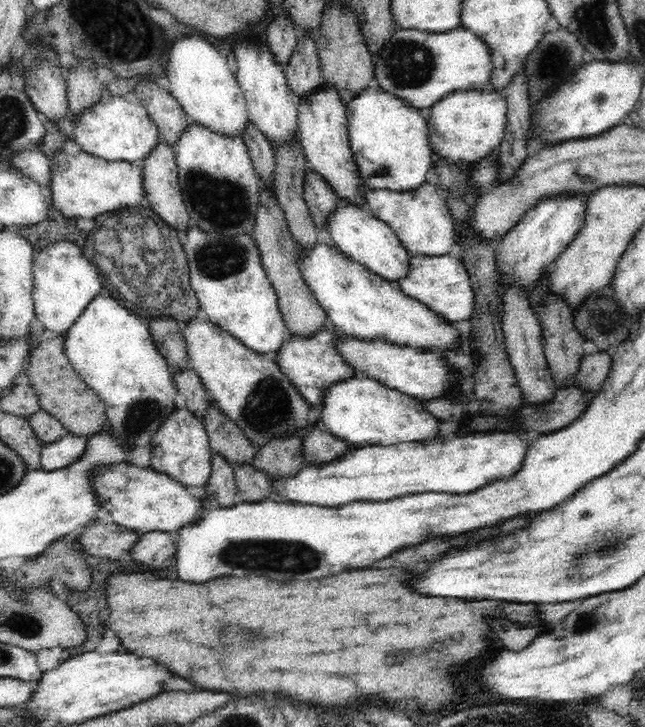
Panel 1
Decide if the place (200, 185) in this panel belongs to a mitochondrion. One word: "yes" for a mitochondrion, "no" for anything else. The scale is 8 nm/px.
yes

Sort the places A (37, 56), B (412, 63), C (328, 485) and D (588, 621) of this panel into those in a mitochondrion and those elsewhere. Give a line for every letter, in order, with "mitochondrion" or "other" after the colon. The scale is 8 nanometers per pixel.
A: other
B: mitochondrion
C: other
D: mitochondrion

